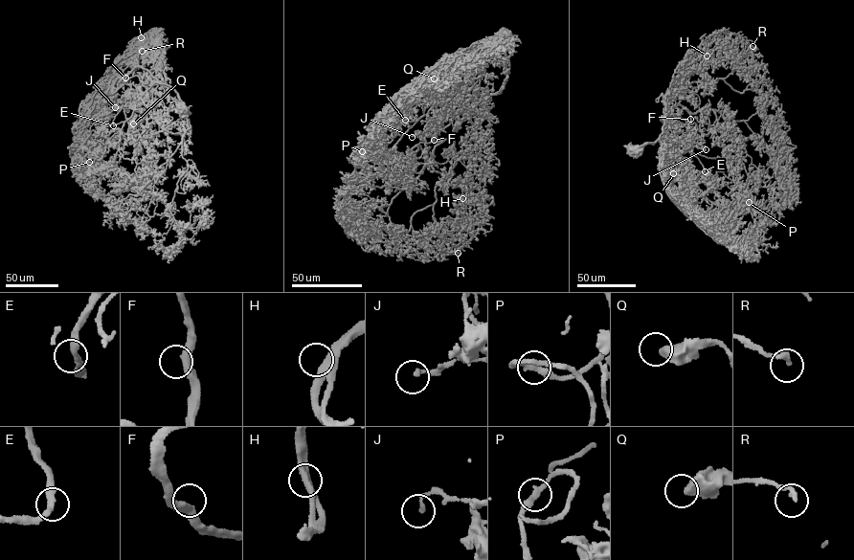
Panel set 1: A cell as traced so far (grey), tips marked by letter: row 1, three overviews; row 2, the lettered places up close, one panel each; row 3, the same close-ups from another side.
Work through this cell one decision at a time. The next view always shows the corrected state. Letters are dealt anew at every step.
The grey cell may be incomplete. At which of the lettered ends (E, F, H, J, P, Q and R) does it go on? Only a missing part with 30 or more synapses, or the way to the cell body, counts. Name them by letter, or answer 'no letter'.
no letter

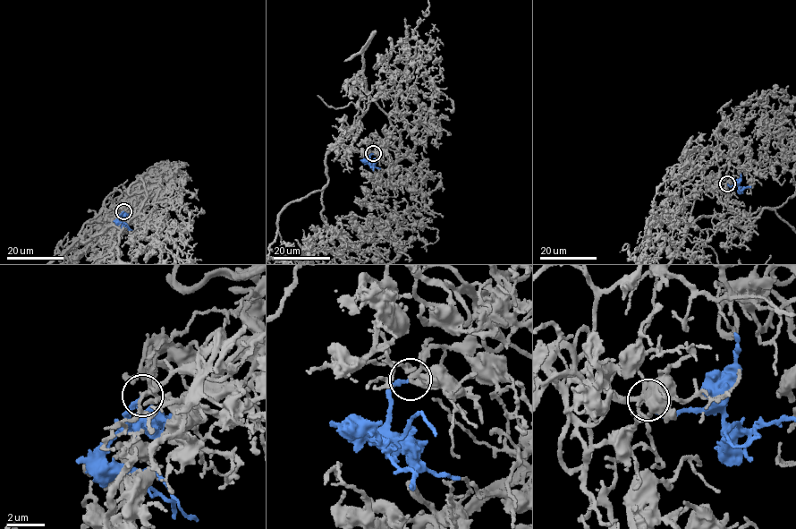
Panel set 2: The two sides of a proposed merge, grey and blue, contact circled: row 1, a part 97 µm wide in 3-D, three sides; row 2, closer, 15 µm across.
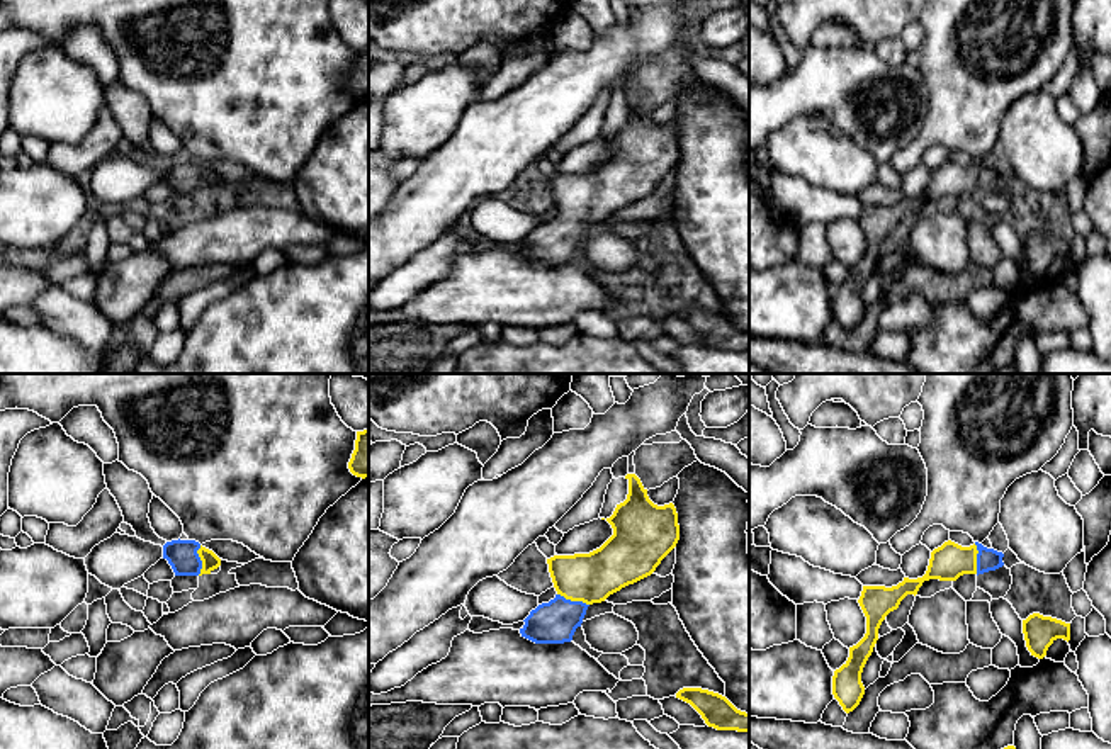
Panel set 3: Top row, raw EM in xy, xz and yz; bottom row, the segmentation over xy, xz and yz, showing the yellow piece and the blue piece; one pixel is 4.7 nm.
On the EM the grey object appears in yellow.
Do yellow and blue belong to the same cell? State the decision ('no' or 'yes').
yes

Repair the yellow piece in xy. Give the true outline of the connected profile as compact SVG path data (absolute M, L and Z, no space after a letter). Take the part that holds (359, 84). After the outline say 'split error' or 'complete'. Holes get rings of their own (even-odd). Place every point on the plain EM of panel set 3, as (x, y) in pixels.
M369 49L357 51L355 70L348 82L348 88L357 97L369 97Z; complete

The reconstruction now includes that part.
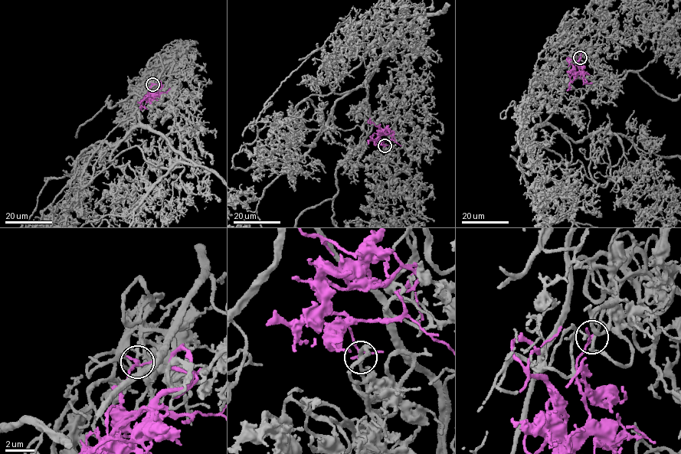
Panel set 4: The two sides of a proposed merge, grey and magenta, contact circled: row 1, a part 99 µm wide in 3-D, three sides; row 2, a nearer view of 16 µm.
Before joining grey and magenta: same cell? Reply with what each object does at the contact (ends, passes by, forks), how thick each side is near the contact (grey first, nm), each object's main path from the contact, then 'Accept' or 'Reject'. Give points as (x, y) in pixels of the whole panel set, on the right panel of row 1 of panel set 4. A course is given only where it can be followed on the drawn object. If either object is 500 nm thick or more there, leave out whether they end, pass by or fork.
At the ring grey forks. At the ring magenta passes by. Thickness 170 nm (grey) against 170 nm. Course of magenta: (580, 57), (577, 62), (579, 71), (572, 74), (570, 89), (567, 89). Accept

